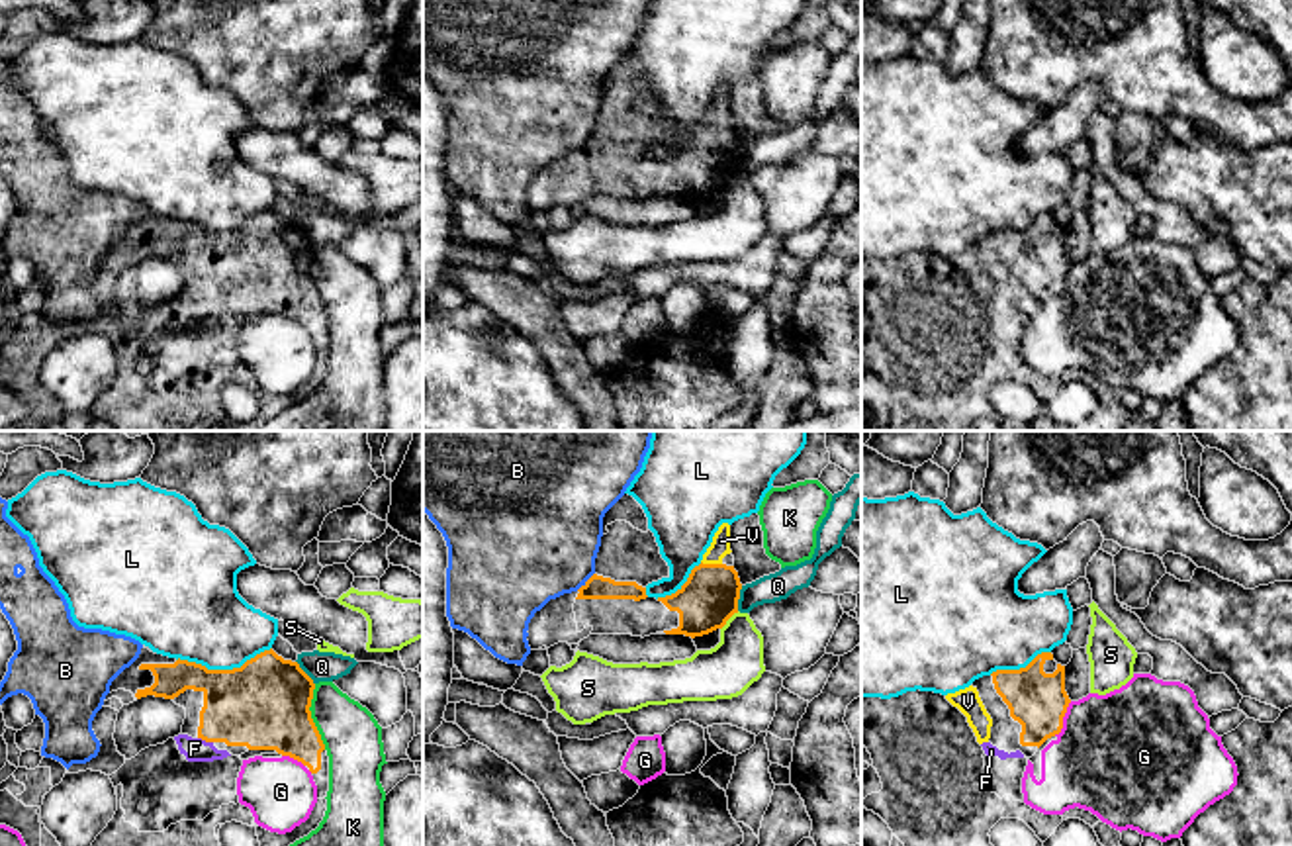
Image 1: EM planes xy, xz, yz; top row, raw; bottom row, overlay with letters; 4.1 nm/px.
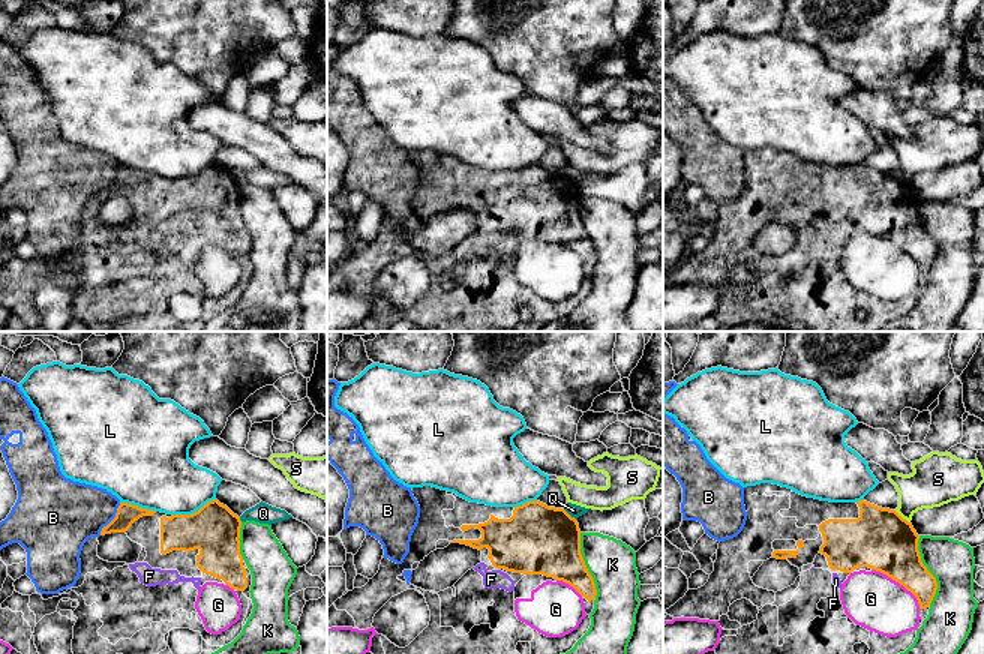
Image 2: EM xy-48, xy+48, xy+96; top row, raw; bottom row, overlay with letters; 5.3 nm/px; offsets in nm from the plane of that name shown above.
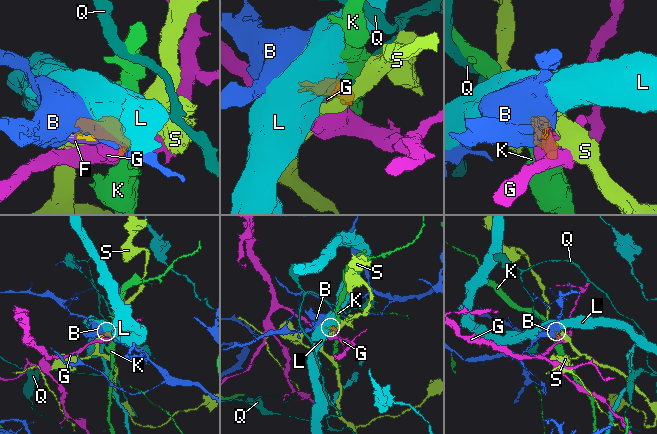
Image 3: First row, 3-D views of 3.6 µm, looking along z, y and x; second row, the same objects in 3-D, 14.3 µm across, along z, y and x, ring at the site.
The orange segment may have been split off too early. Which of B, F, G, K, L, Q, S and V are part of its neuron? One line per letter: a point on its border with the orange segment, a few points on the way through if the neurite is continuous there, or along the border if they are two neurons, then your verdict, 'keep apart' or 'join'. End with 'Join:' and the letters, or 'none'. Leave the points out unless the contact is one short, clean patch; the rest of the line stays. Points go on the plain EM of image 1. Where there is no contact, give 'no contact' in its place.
B: xz (586, 143) | along xz (594, 134), (576, 151) | keep apart
F: xy (206, 302) | join
G: yz (1061, 281) | keep apart
K: xy (310, 279) | keep apart
L: xy (224, 232) | keep apart
Q: xz (738, 159) | along xz (742, 147), (737, 171) | keep apart
S: xz (729, 179) | along xz (738, 173), (721, 190) | keep apart
V: xz (711, 126) | join
Join: F, V

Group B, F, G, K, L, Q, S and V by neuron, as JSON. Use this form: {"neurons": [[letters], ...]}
{"neurons": [["B"], ["F", "V"], ["G"], ["K"], ["L"], ["Q"], ["S"]]}

